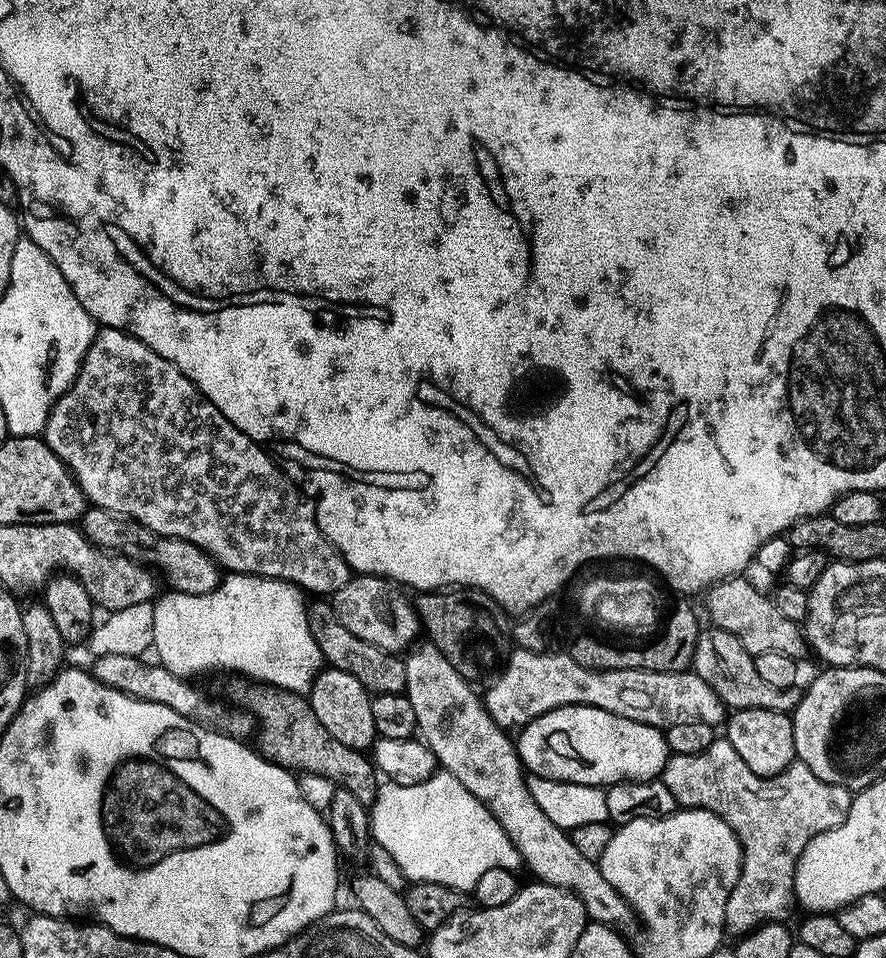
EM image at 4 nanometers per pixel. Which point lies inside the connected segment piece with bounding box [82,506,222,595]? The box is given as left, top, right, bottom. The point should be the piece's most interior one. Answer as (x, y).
(188, 569)

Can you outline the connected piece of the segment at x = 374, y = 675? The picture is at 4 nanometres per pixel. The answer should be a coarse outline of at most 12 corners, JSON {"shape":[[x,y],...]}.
{"shape":[[327,599],[307,605],[323,659],[369,693],[404,692],[399,655],[350,634]]}

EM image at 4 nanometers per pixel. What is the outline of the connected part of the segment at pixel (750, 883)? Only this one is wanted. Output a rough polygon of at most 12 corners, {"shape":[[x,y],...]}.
{"shape":[[726,738],[669,755],[681,809],[718,814],[742,874],[732,938],[785,919],[802,850],[849,789],[799,762],[754,774]]}

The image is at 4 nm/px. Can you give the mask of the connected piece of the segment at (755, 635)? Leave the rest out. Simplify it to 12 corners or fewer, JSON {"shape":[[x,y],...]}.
{"shape":[[743,575],[707,589],[713,625],[751,656],[806,652],[803,627]]}

